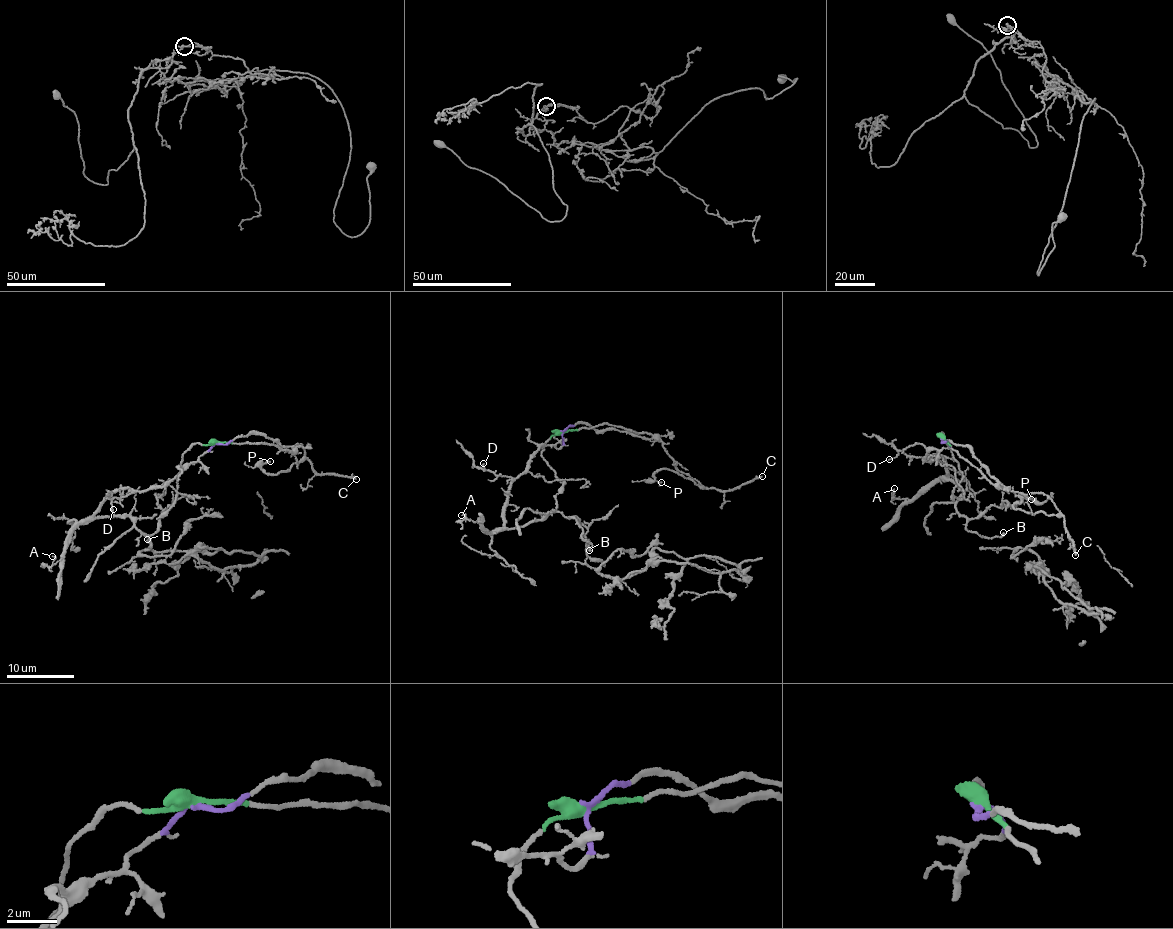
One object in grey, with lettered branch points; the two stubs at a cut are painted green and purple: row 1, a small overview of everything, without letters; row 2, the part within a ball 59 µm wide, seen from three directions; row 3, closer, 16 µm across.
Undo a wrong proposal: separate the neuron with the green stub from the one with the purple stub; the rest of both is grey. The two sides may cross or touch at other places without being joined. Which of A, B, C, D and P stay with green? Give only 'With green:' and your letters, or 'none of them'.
With green: C, P

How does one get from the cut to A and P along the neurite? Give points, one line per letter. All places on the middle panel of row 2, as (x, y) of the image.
A: (562, 431), (560, 447), (541, 447), (511, 483), (502, 528), (488, 534), (465, 514), (461, 516)
P: (562, 431), (608, 422), (646, 431), (701, 486), (658, 470), (652, 480), (661, 482)

